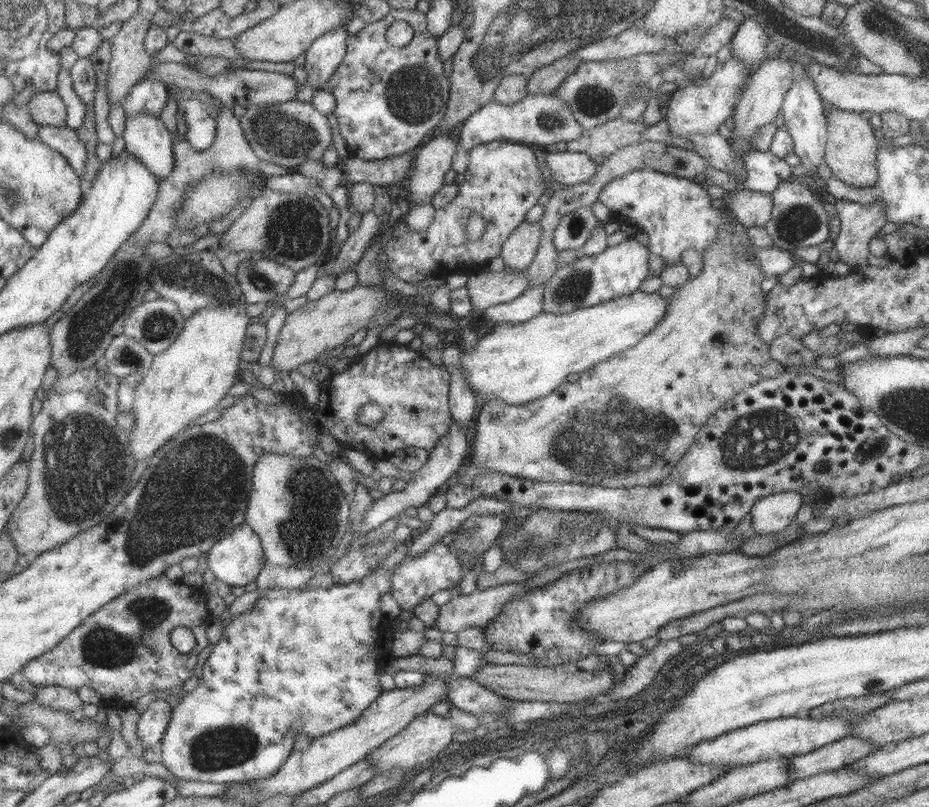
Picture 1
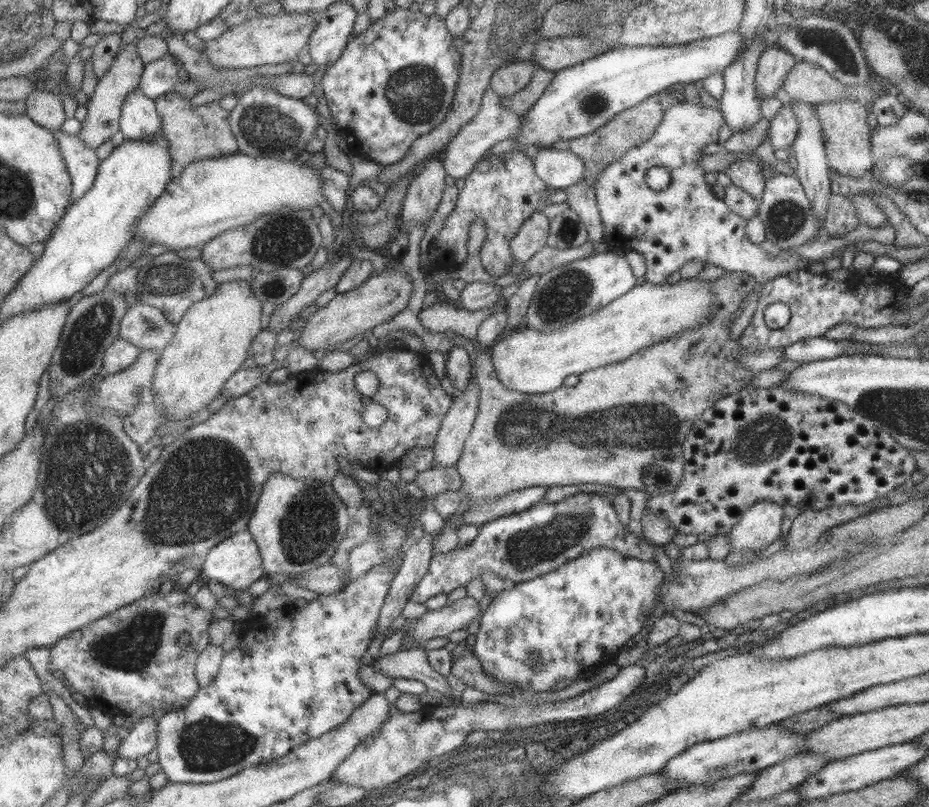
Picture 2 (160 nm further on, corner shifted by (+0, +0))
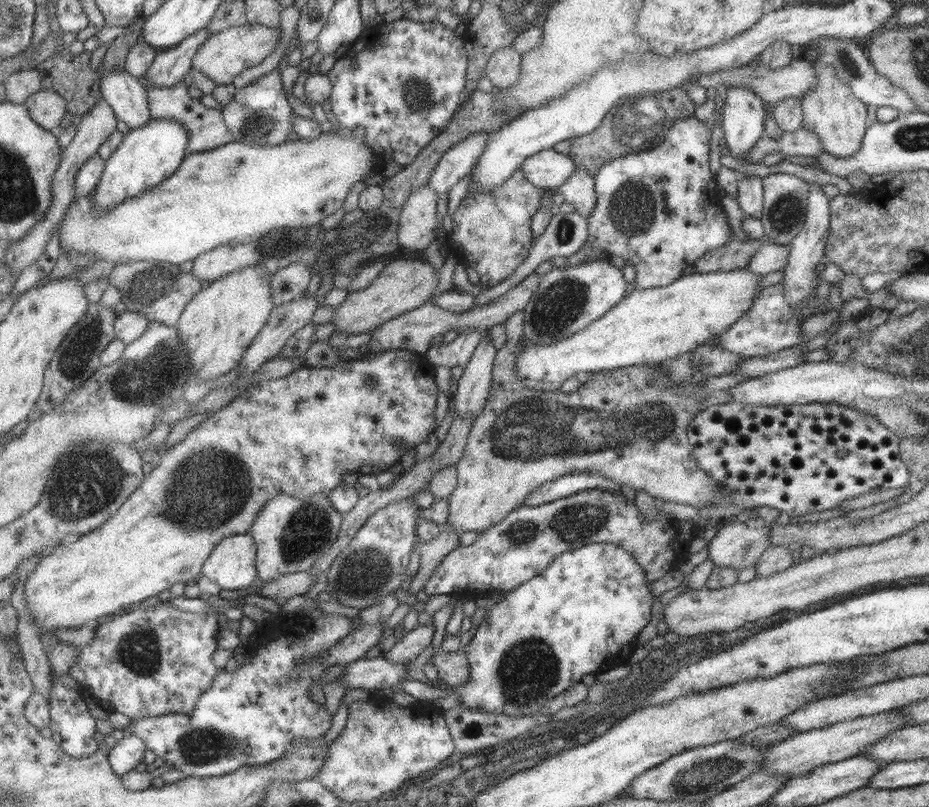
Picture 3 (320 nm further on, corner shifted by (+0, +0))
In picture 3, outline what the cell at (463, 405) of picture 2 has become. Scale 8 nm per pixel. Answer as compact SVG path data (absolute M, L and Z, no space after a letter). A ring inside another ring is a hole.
M482 332L479 345L467 362L463 374L457 381L453 410L455 416L473 418L482 412L484 402L491 392L492 367L496 349L492 348L491 339Z

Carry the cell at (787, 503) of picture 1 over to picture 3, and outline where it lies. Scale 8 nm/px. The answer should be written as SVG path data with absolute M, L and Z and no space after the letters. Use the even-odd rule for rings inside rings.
M749 517L742 523L727 523L719 526L711 540L706 544L707 559L709 559L714 566L725 568L731 567L733 570L743 570L749 568L759 560L763 551L770 546L770 523L763 521L763 519Z

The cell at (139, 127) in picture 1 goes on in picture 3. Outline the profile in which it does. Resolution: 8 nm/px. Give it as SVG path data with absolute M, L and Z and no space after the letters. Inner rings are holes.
M126 67L109 69L100 78L100 92L130 129L145 126L152 118L147 86Z

